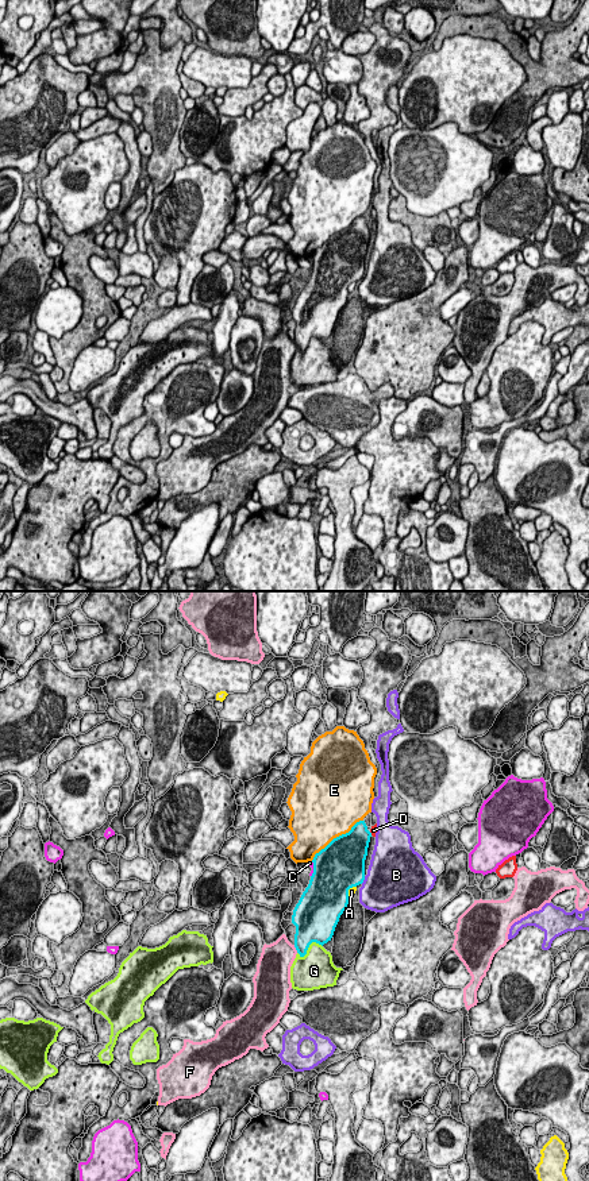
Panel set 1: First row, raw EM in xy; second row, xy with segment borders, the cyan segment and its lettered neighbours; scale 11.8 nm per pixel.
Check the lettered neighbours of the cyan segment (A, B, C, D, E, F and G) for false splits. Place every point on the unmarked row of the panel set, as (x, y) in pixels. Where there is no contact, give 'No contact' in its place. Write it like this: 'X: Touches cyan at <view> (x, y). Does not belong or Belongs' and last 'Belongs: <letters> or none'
A: Touches cyan at xy (349, 284). Does not belong
B: Touches cyan at xy (364, 274). Does not belong
C: Touches cyan at xy (314, 265). Does not belong
D: Touches cyan at xy (370, 228). Does not belong
E: Touches cyan at xy (337, 232). Does not belong
F: Touches cyan at xy (296, 344). Does not belong
G: Touches cyan at xy (308, 342). Does not belong
Belongs: none

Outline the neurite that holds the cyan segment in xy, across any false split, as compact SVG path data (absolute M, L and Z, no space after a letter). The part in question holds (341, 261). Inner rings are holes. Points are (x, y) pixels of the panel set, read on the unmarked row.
M365 216L334 234L315 250L313 269L292 310L294 343L300 352L312 337L331 336L340 310L349 300L349 285L365 275L365 255L372 228Z

